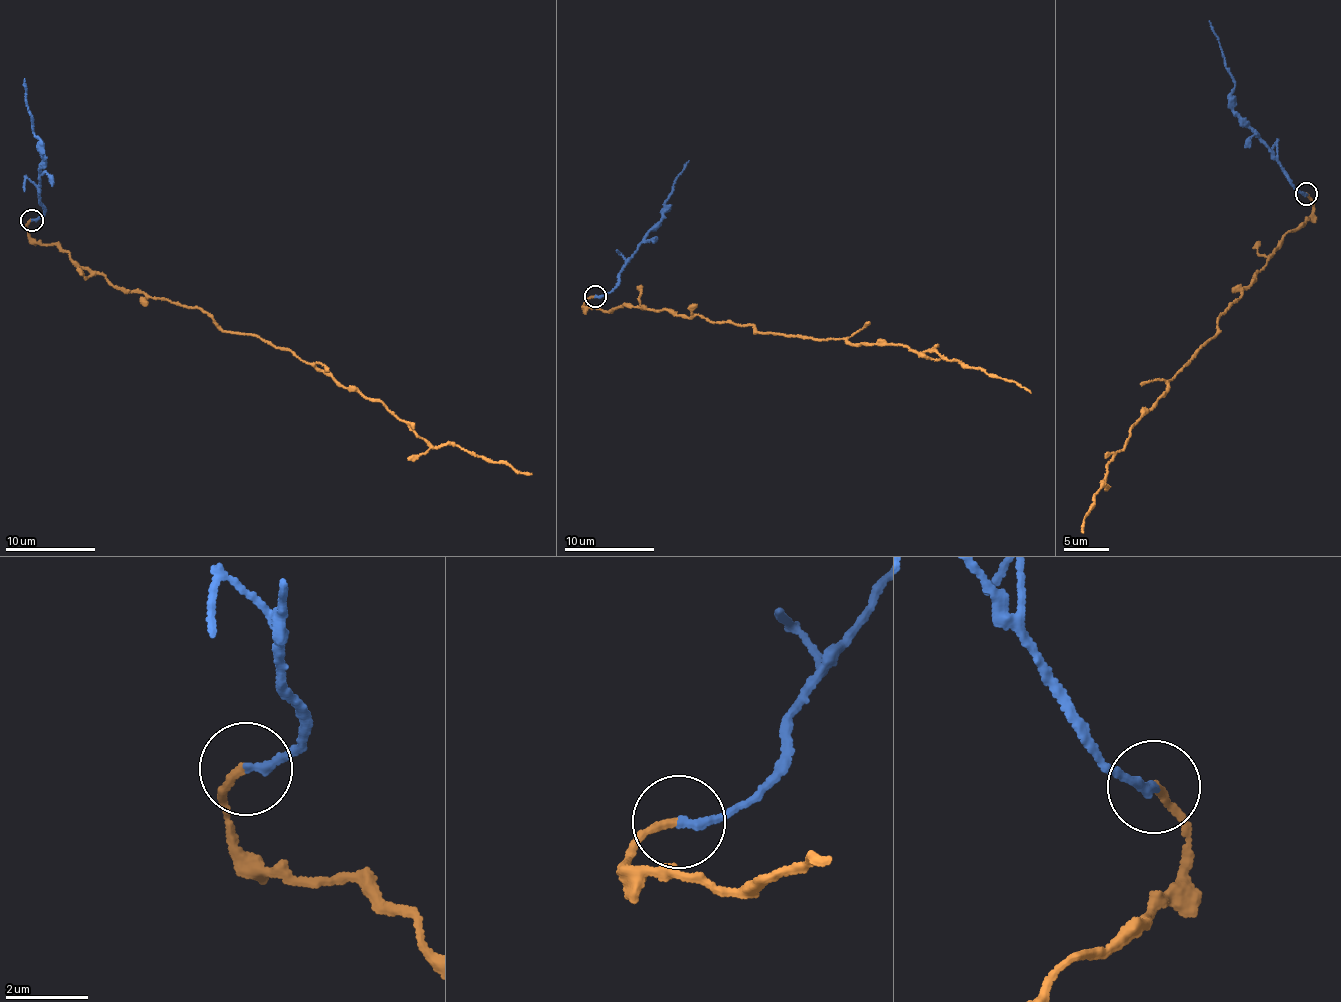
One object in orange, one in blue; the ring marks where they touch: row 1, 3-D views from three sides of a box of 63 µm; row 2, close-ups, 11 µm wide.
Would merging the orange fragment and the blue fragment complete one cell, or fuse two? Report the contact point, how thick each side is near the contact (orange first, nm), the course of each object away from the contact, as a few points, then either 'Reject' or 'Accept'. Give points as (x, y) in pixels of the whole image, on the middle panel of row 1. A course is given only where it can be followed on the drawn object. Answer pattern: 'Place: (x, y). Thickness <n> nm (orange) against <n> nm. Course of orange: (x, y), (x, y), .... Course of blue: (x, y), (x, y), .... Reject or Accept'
Place: (595, 296). Thickness 180 nm (orange) against 200 nm. Course of orange: (594, 296), (585, 305), (612, 312), (626, 304), (758, 331), (907, 344), (983, 368), (1030, 393). Course of blue: (594, 296), (604, 295), (617, 285), (629, 258), (663, 216), (667, 202), (689, 159). Reject

